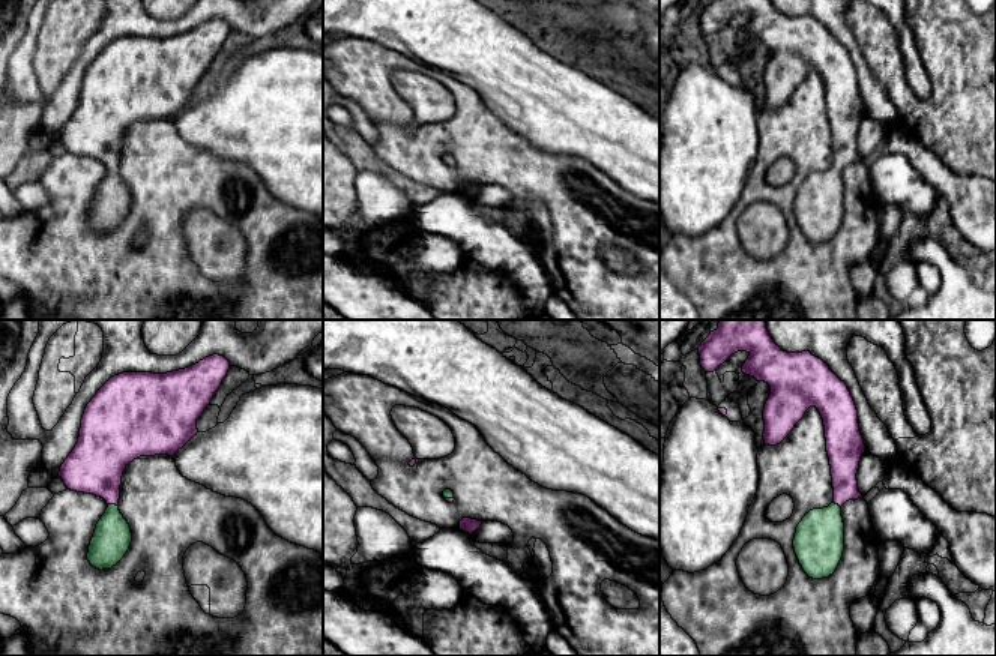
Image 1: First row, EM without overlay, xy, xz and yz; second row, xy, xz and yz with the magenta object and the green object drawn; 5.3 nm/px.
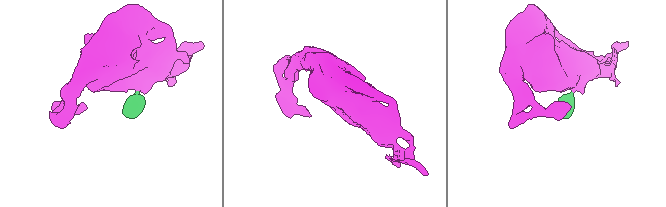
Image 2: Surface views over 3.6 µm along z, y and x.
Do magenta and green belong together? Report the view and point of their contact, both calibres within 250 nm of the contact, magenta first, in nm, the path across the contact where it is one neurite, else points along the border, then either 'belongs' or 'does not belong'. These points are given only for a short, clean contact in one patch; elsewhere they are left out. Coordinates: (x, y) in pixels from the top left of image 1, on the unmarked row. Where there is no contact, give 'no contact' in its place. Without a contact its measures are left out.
xy (113, 167) | 300/200 nm | across xy (96, 128), (113, 167), (111, 203) | belongs

